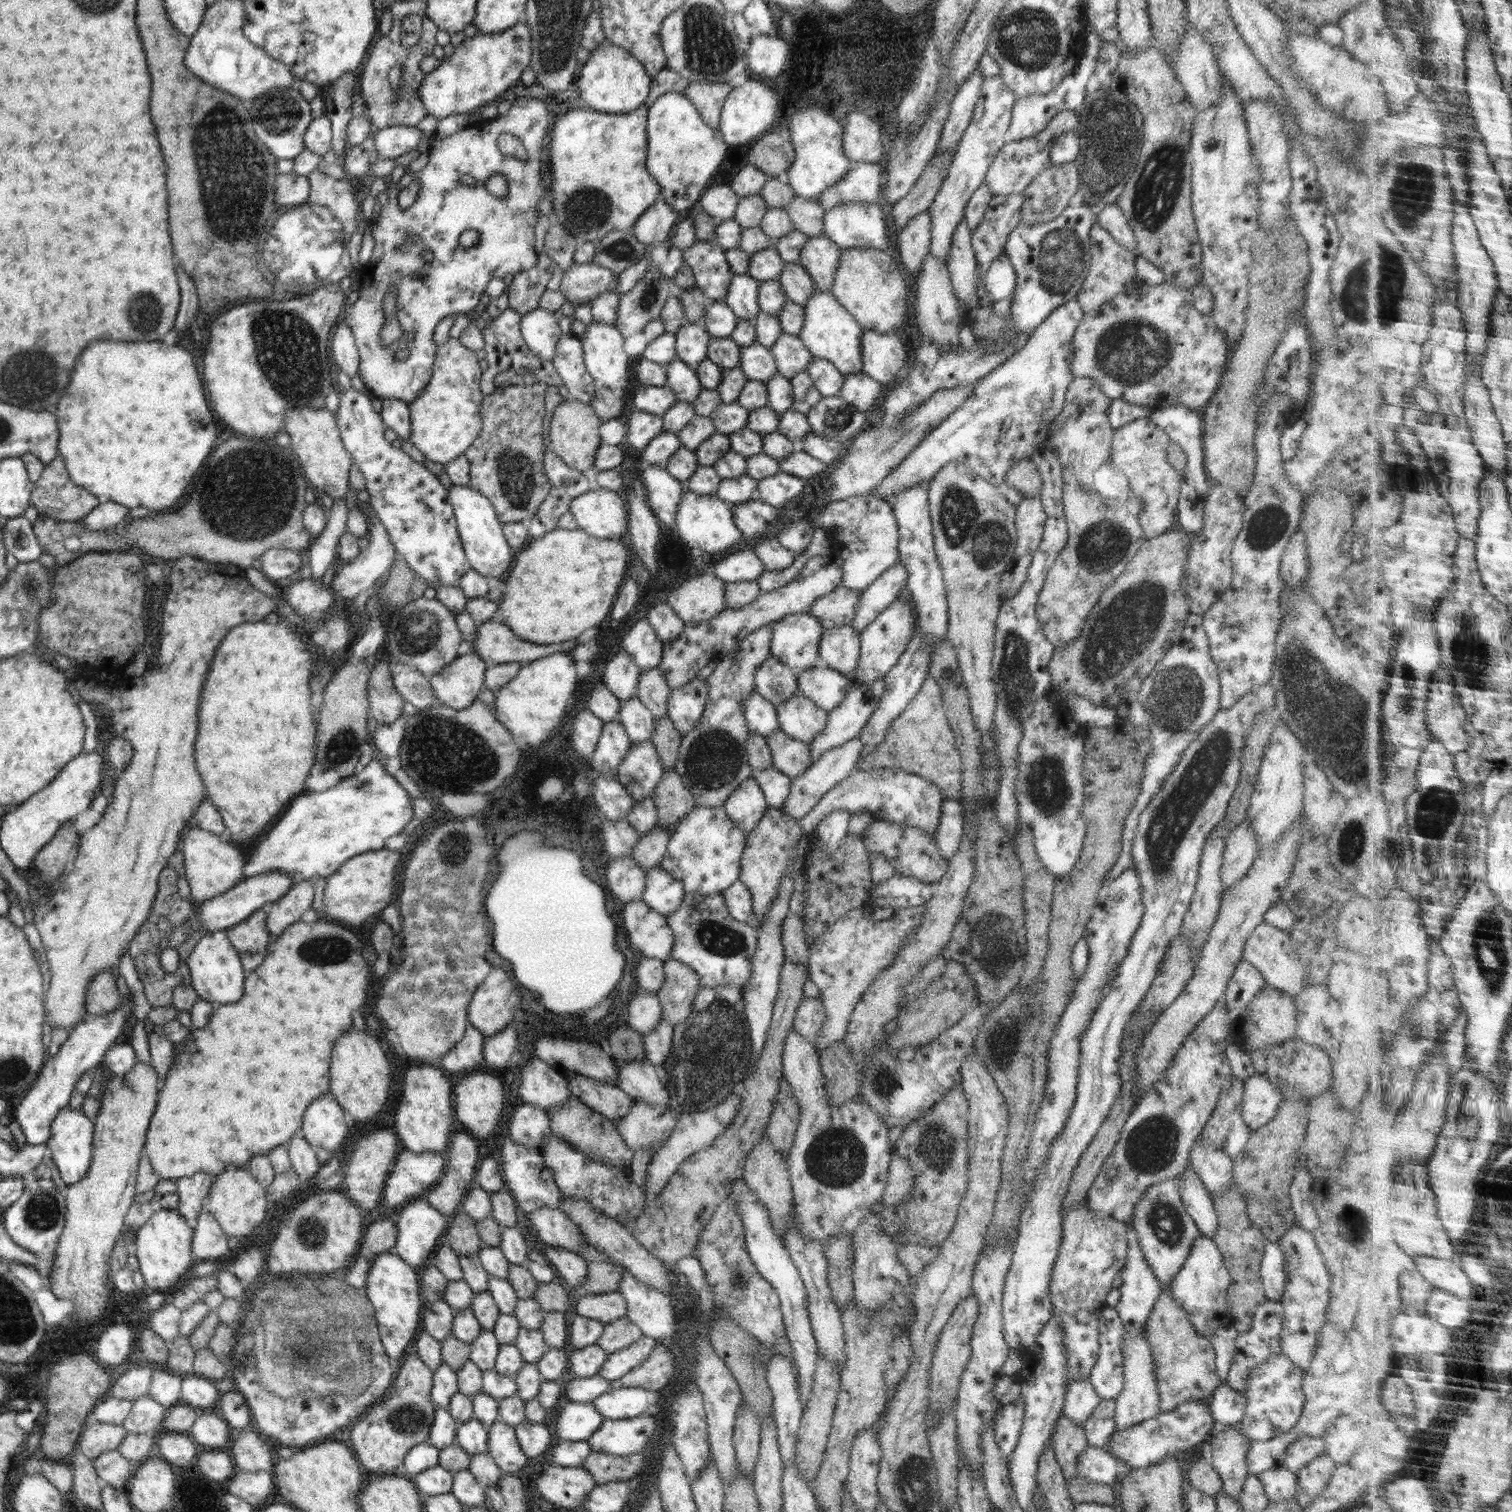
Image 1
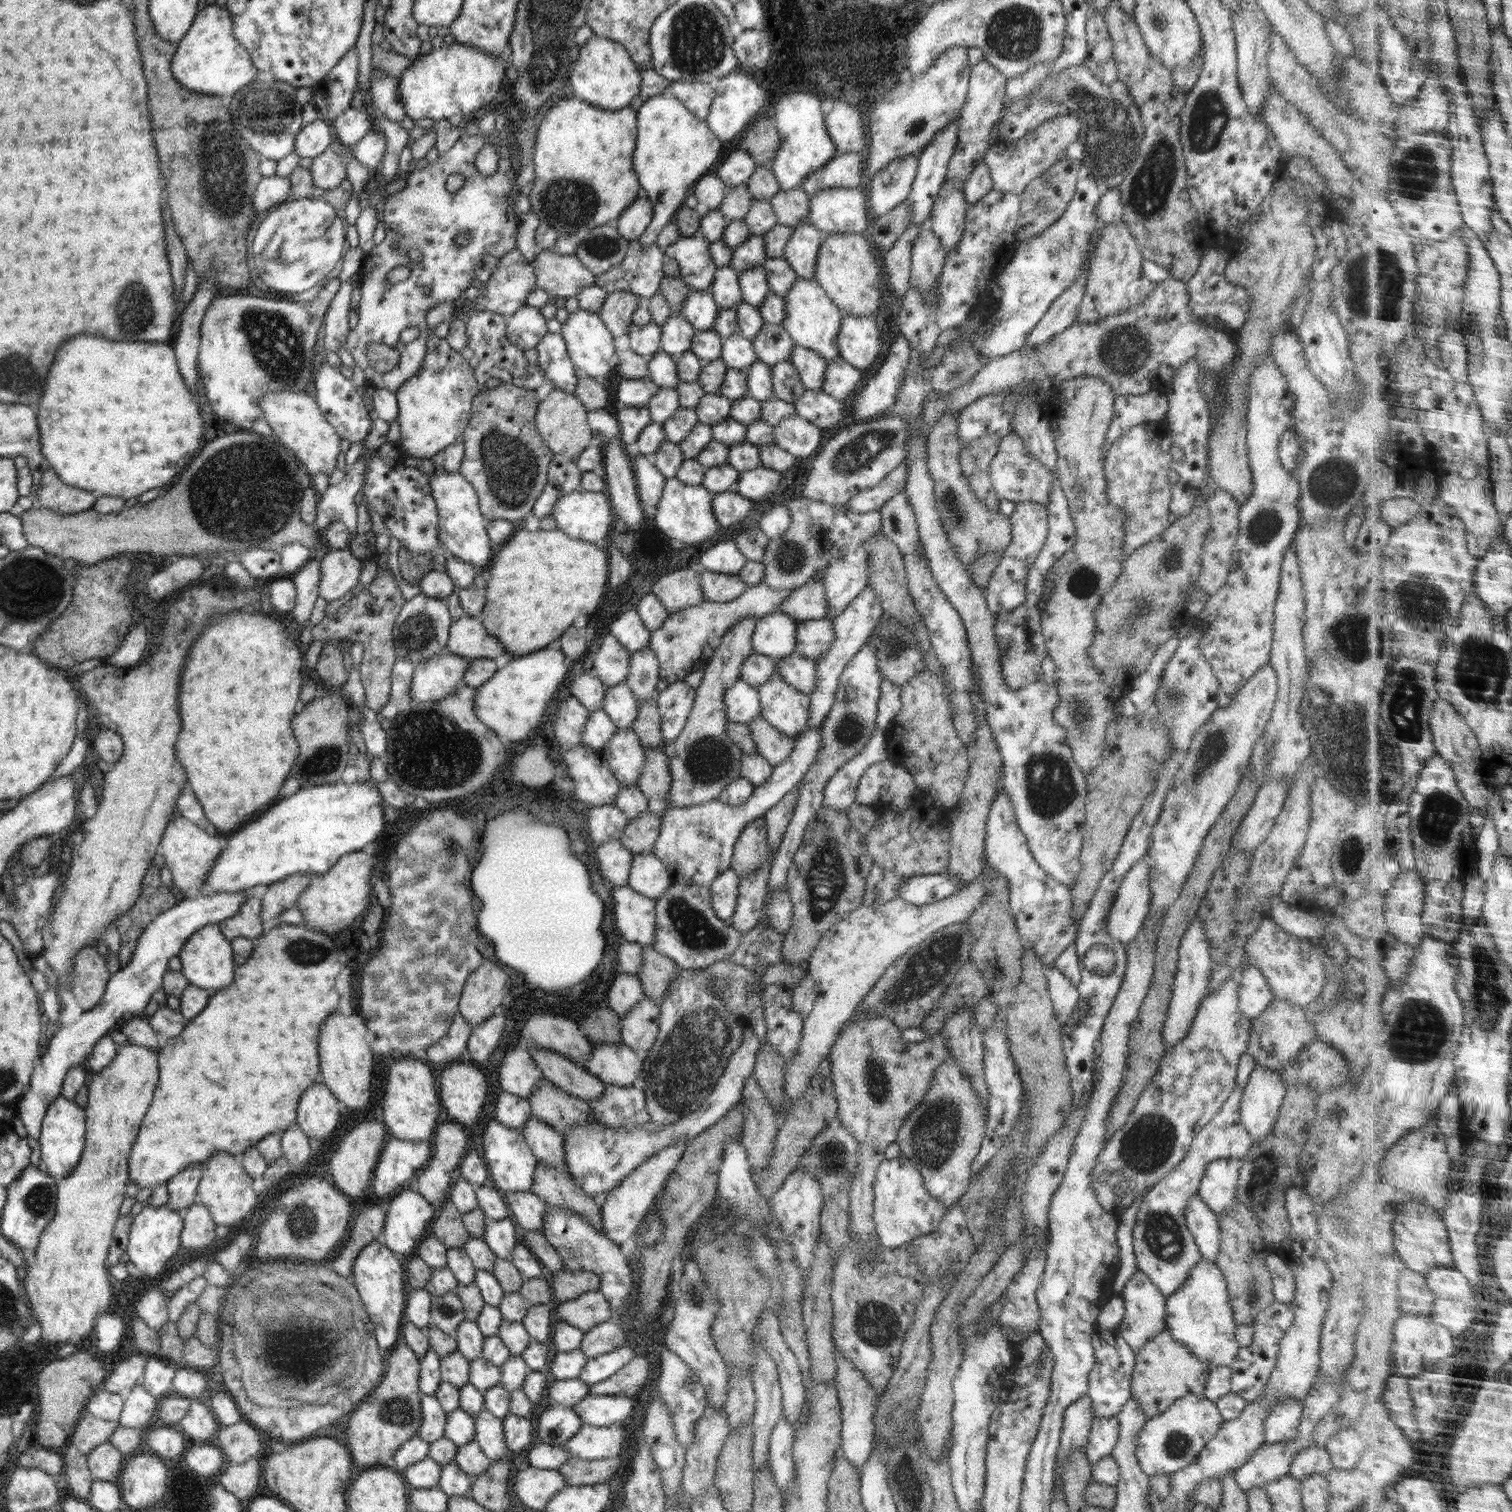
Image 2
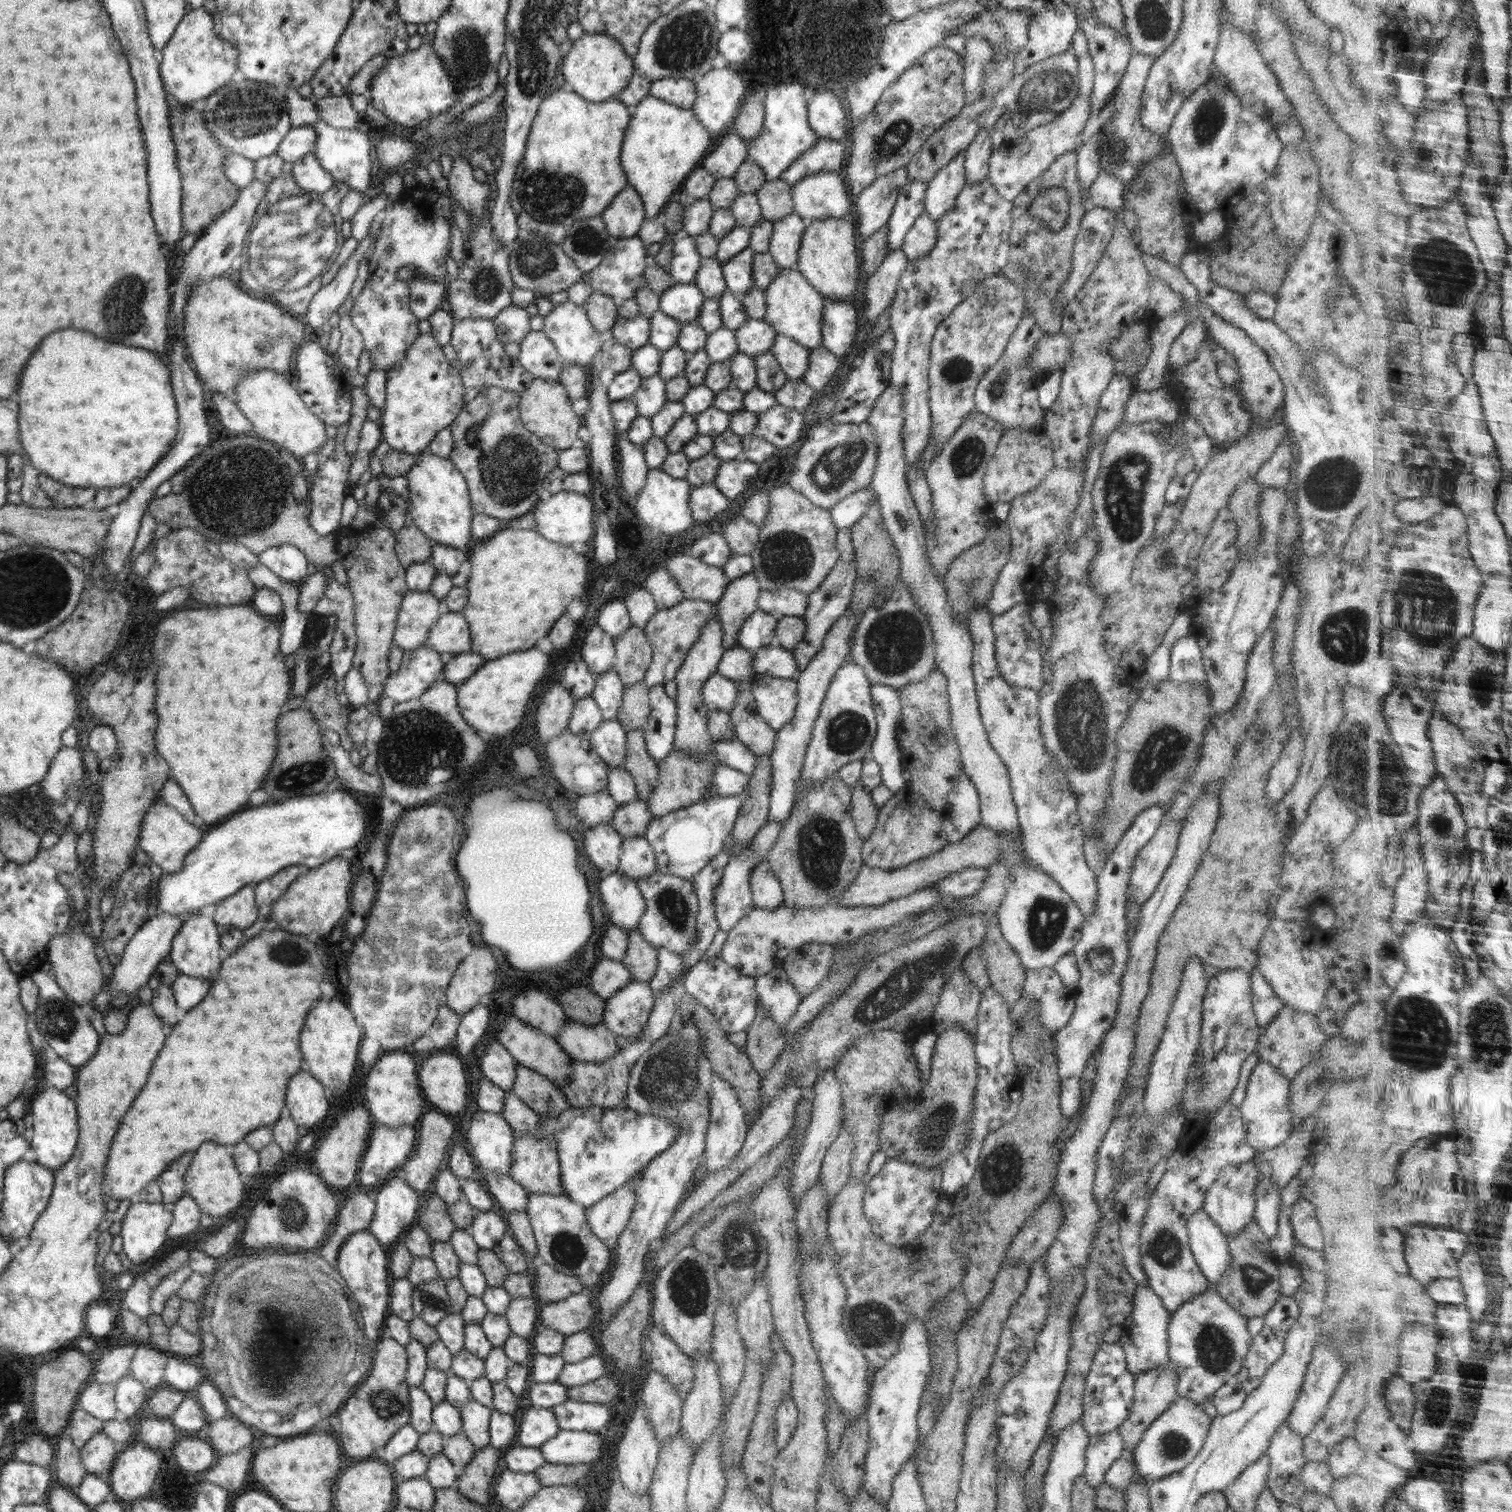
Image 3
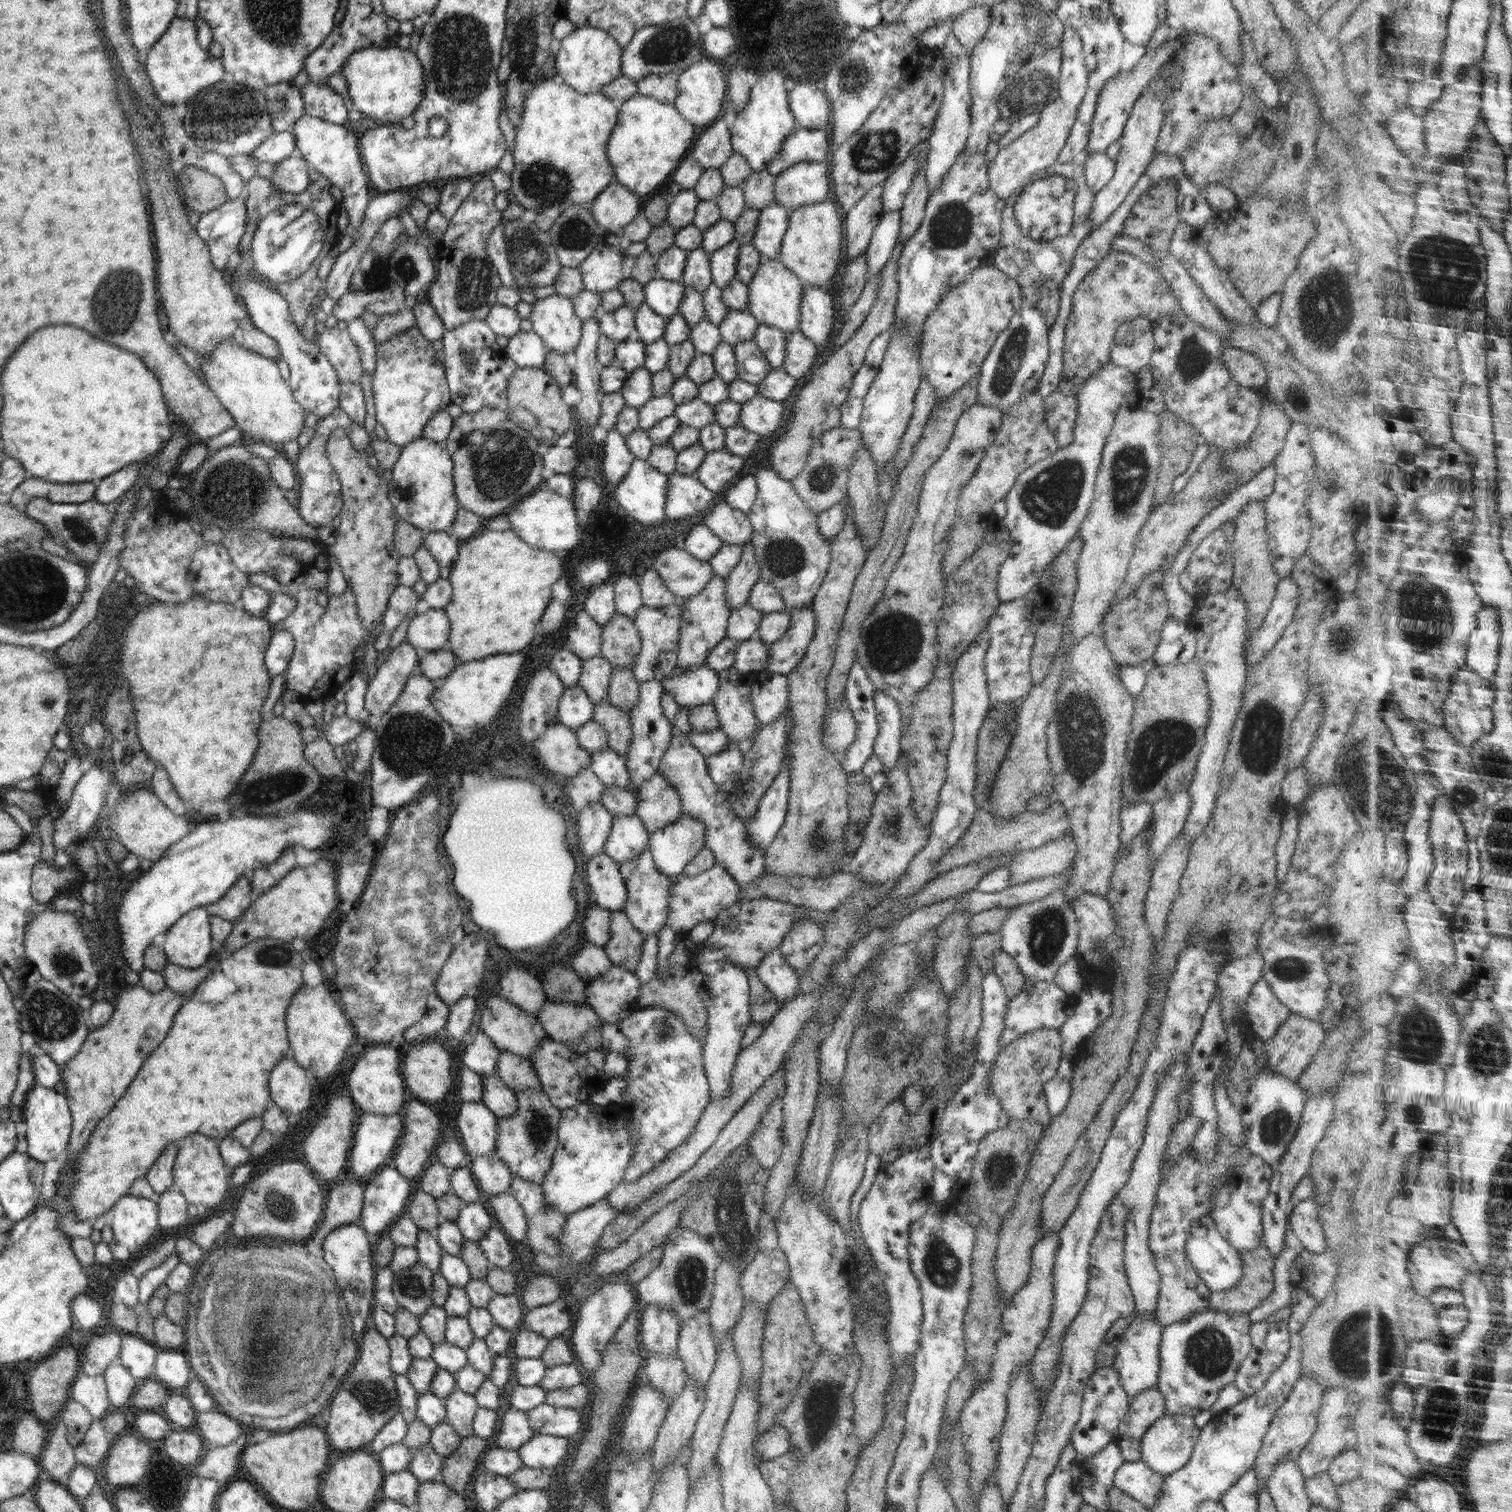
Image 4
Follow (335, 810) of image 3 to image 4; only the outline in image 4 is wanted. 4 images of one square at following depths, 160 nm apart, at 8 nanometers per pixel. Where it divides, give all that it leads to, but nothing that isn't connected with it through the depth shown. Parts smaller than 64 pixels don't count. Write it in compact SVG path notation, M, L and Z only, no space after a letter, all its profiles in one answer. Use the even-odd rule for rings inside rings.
M310 807L289 809L289 811L288 815L280 819L277 819L274 813L267 816L236 814L222 822L218 820L198 823L193 831L183 836L177 843L171 844L164 851L161 859L154 861L148 871L136 877L113 910L113 924L120 932L118 934L120 954L126 960L125 964L130 966L130 970L139 973L146 967L143 963L144 951L158 934L166 933L174 922L177 922L189 910L204 907L222 898L237 878L249 875L256 867L268 866L281 855L282 851L292 846L303 846L309 852L329 843L336 836L335 823L330 813L313 811Z

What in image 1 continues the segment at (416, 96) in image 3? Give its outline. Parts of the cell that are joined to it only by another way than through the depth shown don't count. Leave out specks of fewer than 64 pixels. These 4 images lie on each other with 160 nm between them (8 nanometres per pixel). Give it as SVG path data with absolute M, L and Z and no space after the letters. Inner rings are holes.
M523 19L502 32L466 37L452 55L442 59L432 72L426 73L419 88L419 99L427 114L446 118L455 114L475 113L514 86L522 71L529 66L531 41L529 26Z

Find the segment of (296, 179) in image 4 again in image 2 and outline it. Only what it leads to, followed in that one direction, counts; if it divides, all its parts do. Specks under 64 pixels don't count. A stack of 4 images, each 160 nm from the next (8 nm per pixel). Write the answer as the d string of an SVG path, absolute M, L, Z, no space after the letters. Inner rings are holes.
M330 147L313 159L310 172L316 187L324 190L334 189L347 179L346 162Z

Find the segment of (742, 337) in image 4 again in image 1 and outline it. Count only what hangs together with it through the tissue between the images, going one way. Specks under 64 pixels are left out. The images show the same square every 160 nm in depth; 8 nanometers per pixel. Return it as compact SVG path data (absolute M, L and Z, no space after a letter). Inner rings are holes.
M780 333L769 349L776 359L777 374L788 379L799 372L806 371L814 358L800 337L796 335Z

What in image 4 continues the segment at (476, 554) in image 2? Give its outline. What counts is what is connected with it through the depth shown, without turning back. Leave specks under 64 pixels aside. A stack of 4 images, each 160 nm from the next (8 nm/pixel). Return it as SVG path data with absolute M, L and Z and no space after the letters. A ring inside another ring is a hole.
M424 437L408 442L391 470L387 495L399 518L423 531L446 532L460 506L454 492L453 462L445 444L434 444Z

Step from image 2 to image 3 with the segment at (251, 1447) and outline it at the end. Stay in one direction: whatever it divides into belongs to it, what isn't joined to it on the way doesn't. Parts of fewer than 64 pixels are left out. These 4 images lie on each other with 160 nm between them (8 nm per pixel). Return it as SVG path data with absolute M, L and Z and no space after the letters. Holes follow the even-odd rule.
M233 1416L222 1420L210 1420L203 1436L218 1453L230 1454L252 1446L252 1433L239 1419Z

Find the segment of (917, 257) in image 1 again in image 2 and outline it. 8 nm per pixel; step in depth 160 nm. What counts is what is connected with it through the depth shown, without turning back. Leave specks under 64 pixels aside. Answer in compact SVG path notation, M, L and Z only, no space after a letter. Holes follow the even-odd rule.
M912 224L900 235L892 248L884 255L884 268L886 268L886 288L900 299L911 287L911 248L913 241L924 232L927 226Z

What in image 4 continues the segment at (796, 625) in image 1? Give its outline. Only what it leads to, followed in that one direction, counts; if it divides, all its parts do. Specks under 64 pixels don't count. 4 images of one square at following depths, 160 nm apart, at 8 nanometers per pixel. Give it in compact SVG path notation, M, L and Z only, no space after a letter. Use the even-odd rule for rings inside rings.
M747 602L729 612L726 637L738 642L746 642L757 638L758 623L763 612L755 609Z

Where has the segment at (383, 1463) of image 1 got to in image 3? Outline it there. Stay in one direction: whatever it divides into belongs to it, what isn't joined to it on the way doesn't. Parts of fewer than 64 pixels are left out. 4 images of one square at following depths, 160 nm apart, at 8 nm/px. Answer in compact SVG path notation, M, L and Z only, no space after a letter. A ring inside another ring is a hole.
M382 1337L373 1345L375 1354L371 1369L353 1388L337 1412L340 1416L339 1436L344 1457L348 1460L368 1459L382 1448L390 1437L410 1422L410 1393L405 1374L408 1368L407 1352L397 1340Z

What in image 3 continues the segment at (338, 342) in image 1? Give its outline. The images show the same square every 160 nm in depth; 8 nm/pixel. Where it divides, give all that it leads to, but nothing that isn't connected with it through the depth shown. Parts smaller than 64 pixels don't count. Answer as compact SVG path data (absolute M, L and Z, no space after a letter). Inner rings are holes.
M370 234L363 238L349 259L339 268L330 284L322 286L312 298L305 313L304 322L312 328L322 327L334 312L346 302L356 280L360 259L369 253L373 245Z

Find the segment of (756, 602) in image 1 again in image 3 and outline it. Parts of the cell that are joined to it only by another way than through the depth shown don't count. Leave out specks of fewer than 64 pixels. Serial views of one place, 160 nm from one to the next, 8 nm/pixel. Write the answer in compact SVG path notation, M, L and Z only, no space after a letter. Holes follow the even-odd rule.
M684 599L678 604L667 609L657 610L643 628L646 639L652 647L654 656L652 664L646 670L644 684L648 688L663 686L676 678L678 668L684 664L686 654L696 644L696 640L702 634L701 628L712 618L718 615L717 603L702 600Z

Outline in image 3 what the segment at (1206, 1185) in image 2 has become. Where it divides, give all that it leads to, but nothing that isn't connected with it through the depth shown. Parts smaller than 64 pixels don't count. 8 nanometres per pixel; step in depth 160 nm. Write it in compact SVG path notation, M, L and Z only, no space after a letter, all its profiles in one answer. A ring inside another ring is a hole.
M1252 1161L1232 1165L1220 1174L1216 1183L1206 1192L1203 1209L1225 1235L1244 1232L1247 1223L1253 1220L1256 1179L1258 1170L1254 1168Z

